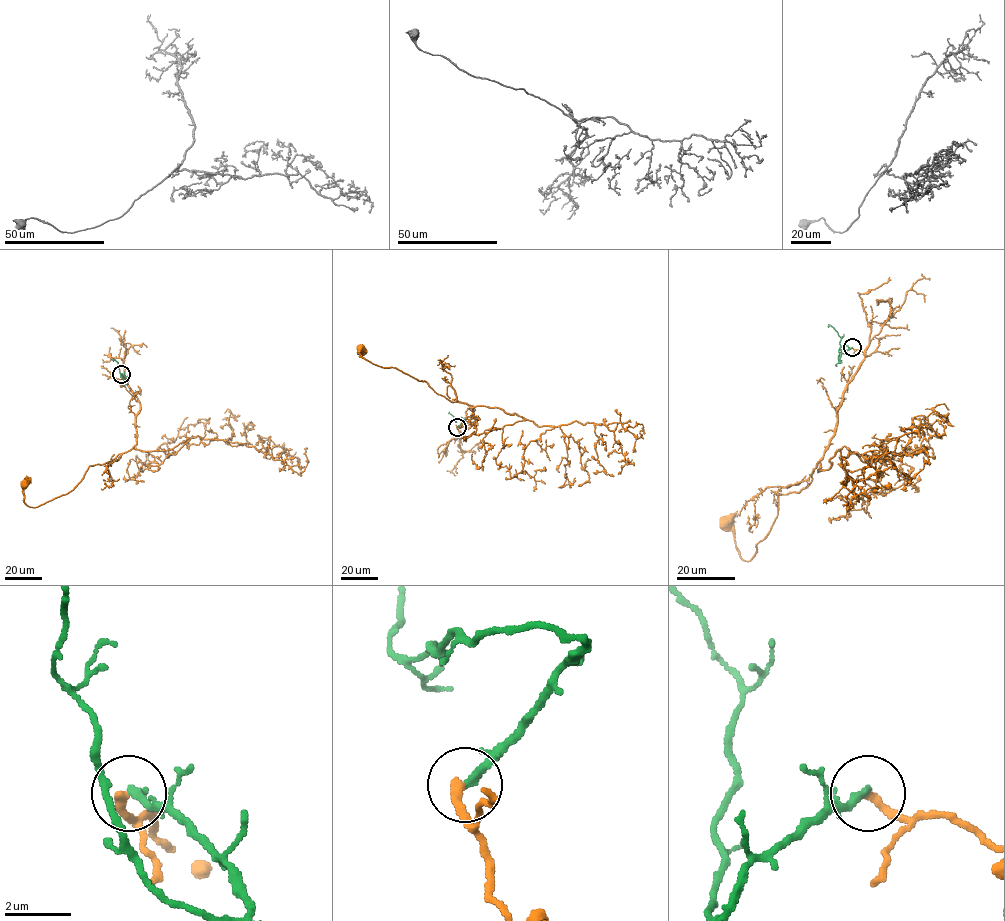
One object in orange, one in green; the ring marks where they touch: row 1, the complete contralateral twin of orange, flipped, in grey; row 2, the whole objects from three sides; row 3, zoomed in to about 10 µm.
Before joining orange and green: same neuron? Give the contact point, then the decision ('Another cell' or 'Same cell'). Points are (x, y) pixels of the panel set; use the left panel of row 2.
Place: (121, 374). Another cell

